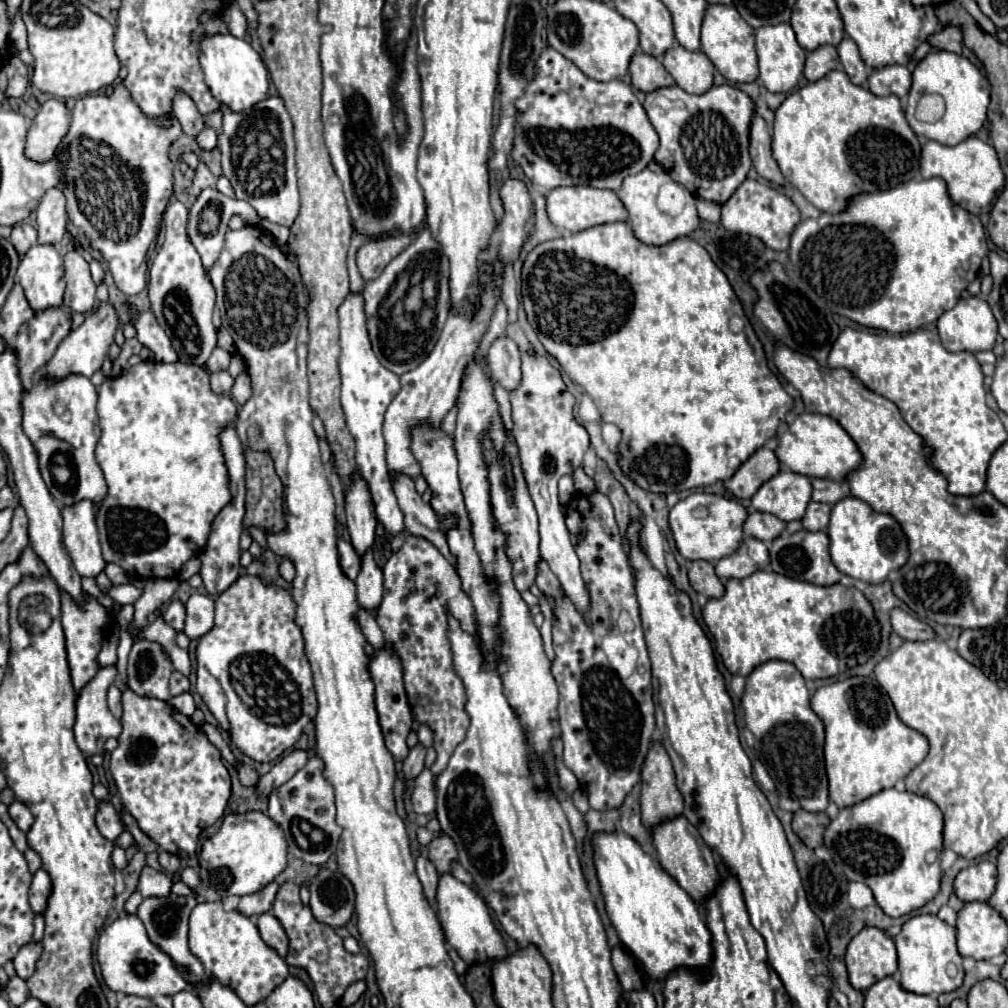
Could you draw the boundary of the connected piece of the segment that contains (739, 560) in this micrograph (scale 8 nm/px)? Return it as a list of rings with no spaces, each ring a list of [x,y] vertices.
[[[749,537],[743,540],[741,547],[715,563],[715,573],[719,579],[743,579],[751,573],[763,569],[769,563],[769,552],[762,541]]]

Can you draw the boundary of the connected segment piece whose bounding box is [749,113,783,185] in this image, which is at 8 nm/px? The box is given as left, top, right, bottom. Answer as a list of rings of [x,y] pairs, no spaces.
[[[753,115],[749,125],[749,155],[753,161],[753,167],[761,177],[767,181],[783,185],[783,175],[779,171],[777,161],[771,155],[771,135],[765,119],[761,115]]]

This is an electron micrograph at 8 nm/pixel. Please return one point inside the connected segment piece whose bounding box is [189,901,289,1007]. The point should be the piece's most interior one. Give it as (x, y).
(227, 943)

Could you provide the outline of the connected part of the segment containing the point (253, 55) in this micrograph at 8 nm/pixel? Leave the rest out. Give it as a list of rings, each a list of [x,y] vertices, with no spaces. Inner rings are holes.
[[[213,35],[201,41],[201,67],[205,71],[205,83],[211,95],[227,105],[233,113],[245,113],[259,101],[269,97],[269,73],[261,55],[243,39],[233,35]]]

